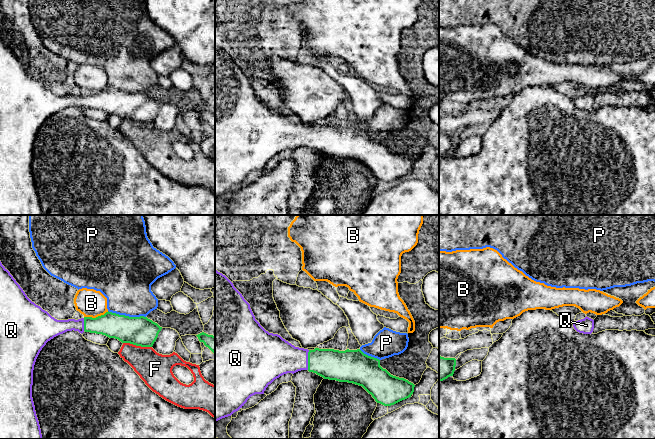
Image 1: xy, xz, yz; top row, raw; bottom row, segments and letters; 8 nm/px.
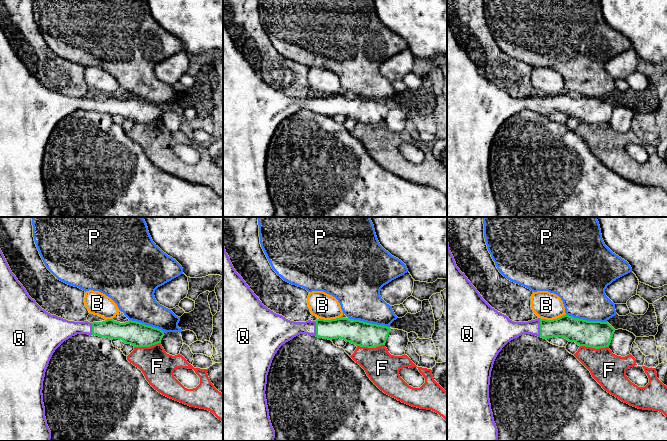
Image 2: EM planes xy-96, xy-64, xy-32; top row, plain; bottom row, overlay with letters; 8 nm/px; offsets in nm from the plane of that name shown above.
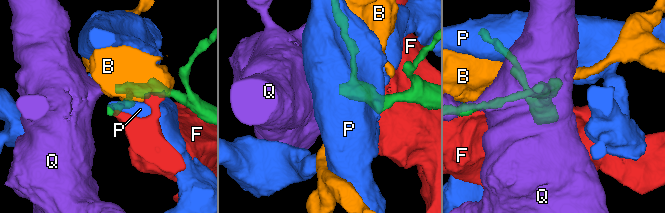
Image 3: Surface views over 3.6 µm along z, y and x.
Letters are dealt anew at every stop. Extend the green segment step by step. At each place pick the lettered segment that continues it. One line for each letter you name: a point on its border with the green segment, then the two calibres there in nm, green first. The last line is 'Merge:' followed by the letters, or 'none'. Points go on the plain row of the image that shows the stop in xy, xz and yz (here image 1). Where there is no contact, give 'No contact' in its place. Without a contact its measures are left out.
Q: Touches green at xz (308, 136). Thickness 240 nm (green) against 300 nm
Merge: Q

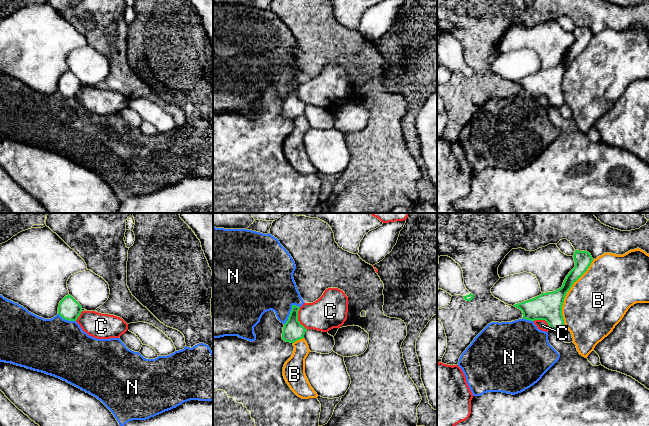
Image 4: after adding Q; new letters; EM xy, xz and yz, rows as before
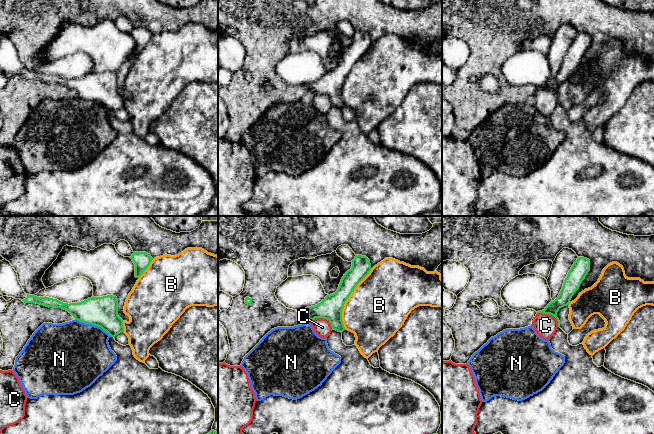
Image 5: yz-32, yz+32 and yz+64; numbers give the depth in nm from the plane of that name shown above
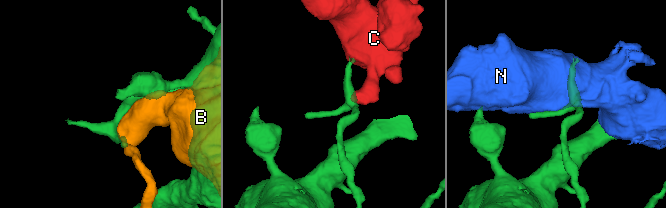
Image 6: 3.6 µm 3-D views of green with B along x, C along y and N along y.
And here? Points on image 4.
Merge: none

